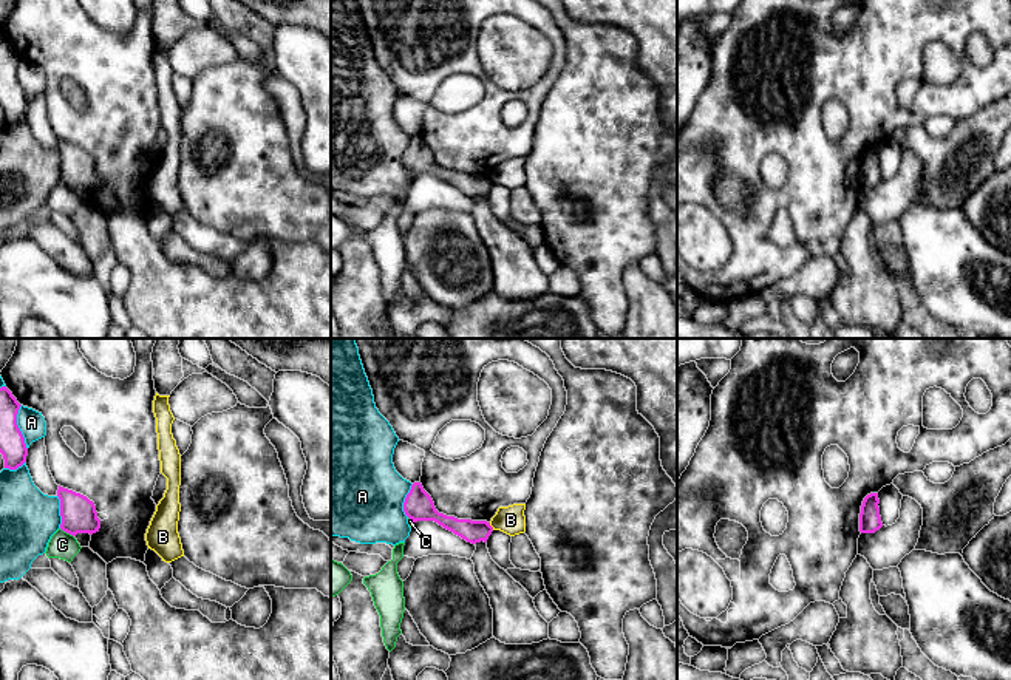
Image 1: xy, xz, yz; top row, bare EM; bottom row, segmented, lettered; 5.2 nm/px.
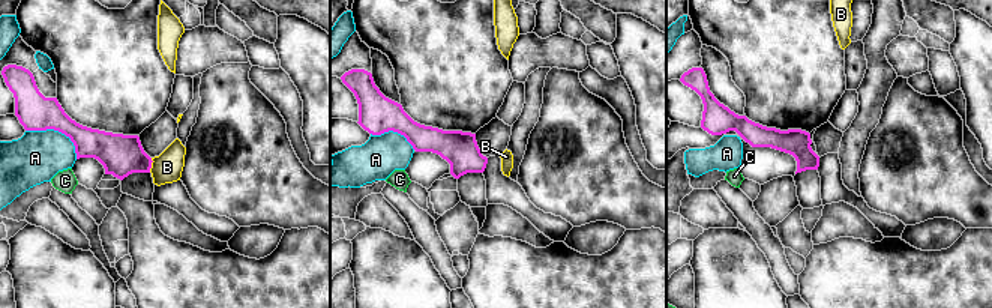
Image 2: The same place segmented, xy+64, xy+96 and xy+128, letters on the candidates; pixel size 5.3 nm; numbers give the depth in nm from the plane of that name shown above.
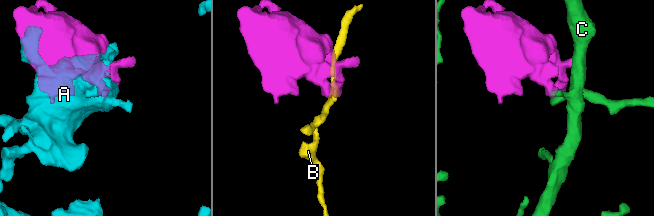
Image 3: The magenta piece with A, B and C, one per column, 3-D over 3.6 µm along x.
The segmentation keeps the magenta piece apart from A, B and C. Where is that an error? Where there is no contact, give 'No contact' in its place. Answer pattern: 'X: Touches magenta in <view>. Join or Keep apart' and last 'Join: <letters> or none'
A: Touches magenta in xy. Keep apart
B: Touches magenta in xz. Keep apart
C: Touches magenta in xy. Keep apart
Join: none

